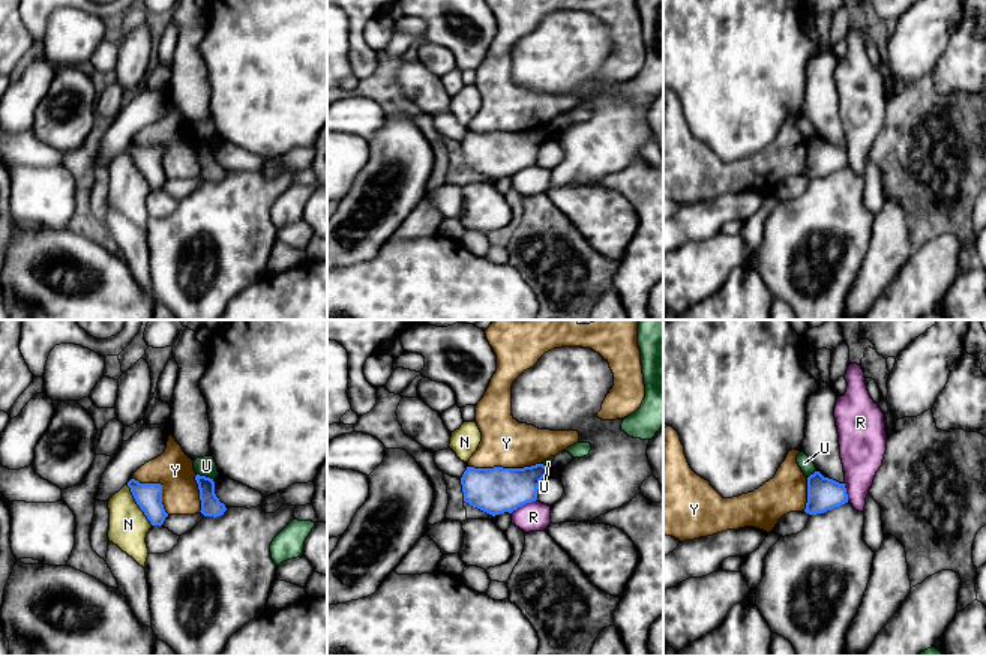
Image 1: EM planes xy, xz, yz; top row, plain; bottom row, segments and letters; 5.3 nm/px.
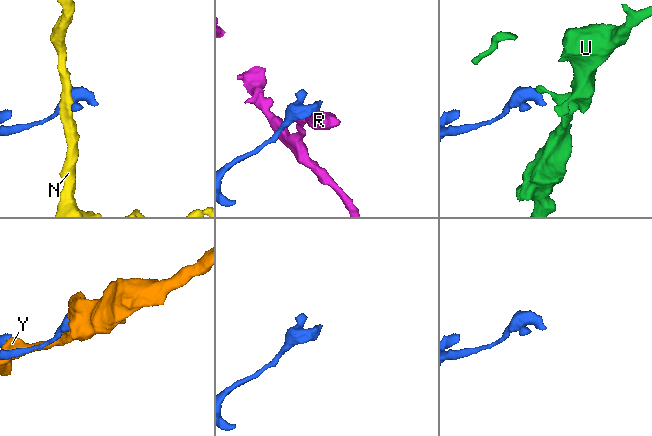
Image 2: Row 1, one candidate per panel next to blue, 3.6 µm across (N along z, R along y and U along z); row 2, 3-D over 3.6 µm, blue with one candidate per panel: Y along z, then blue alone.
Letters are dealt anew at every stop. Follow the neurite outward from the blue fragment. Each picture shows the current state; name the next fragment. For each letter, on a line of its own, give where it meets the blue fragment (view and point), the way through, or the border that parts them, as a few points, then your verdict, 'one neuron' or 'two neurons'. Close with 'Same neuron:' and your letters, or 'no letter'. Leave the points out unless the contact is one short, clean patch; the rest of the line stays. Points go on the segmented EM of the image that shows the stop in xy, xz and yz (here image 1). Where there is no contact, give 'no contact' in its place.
N: xy (137, 503) | along xy (126, 485), (135, 503), (152, 524) | two neurons
R: xz (523, 505) | along xz (536, 499), (511, 512) | two neurons
U: xy (204, 476) | along xy (197, 473), (212, 479) | two neurons
Y: xz (505, 469) | two neurons
Same neuron: no letter

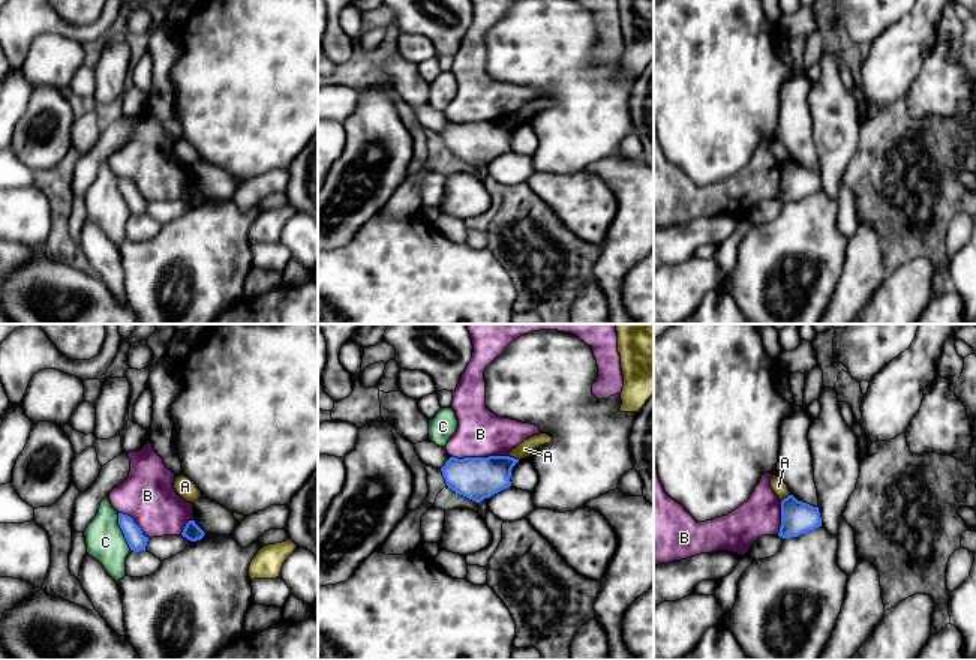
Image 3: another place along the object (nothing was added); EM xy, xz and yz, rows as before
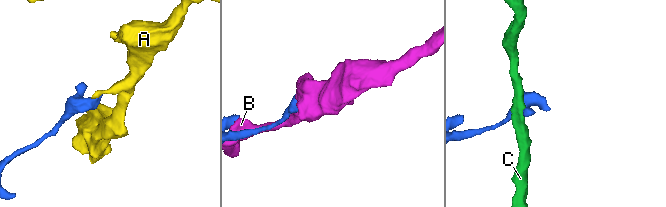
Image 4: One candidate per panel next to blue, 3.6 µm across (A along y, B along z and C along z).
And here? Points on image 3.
A: xz (513, 458) | along xz (508, 455), (519, 459) | two neurons
B: xz (480, 458) | two neurons
C: xy (123, 533) | along xy (117, 513), (117, 522), (131, 551) | two neurons
Same neuron: no letter

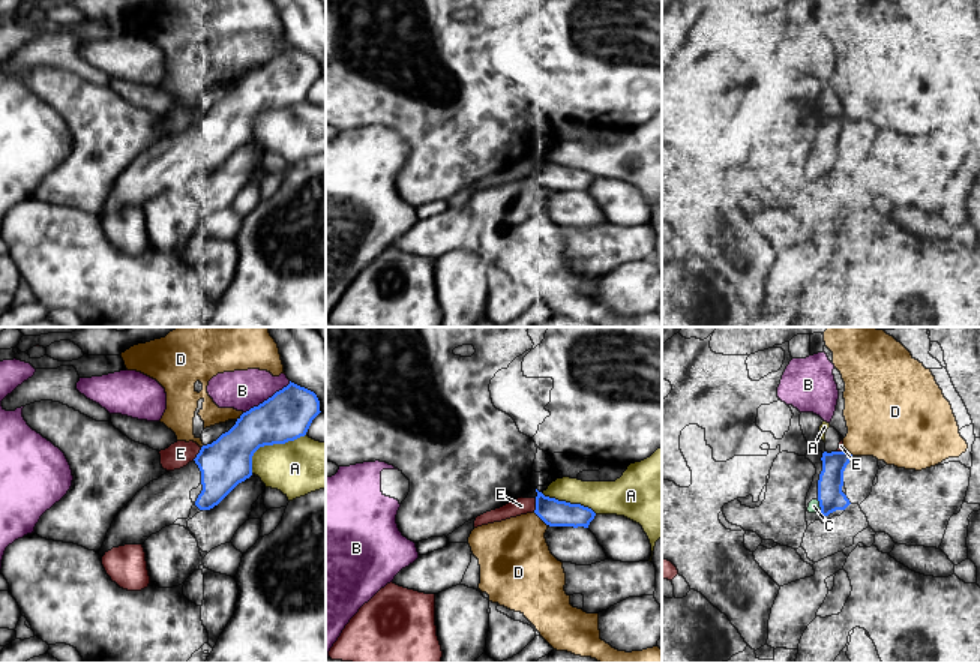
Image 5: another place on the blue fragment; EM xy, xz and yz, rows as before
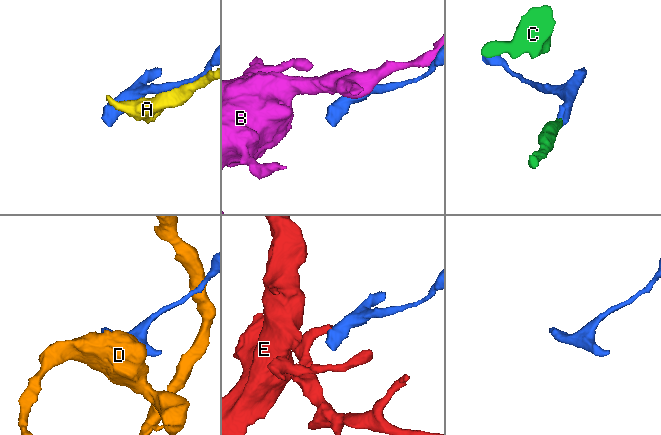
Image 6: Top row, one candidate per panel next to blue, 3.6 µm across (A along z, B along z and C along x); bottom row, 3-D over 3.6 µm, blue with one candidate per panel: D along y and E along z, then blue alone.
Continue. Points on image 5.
A: xy (269, 444) | two neurons
B: xy (267, 399) | two neurons
C: yz (820, 504) | one neuron
D: xz (541, 518) | two neurons
E: xy (198, 453) | two neurons
Same neuron: C

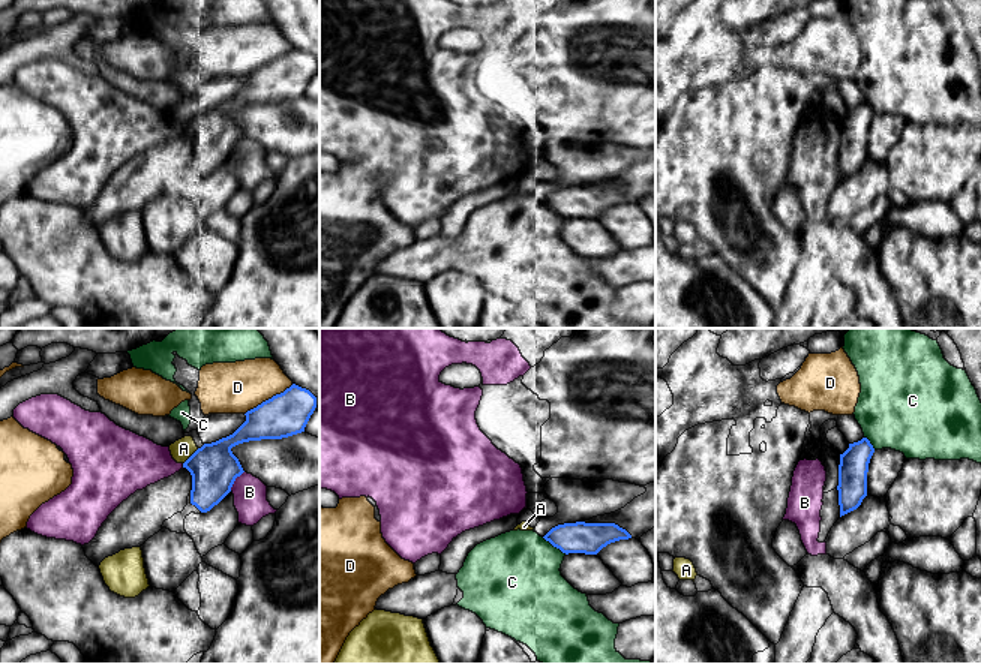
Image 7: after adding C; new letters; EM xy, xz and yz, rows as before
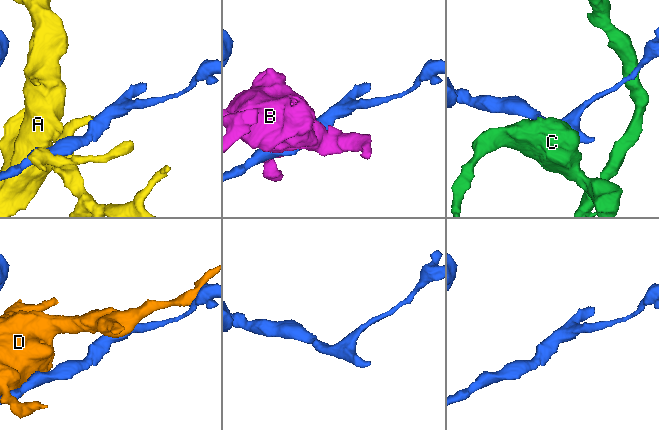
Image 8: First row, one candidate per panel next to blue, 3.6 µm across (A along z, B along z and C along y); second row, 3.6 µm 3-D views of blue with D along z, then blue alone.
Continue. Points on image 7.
A: xy (191, 456) | two neurons
B: xy (234, 480) | two neurons
C: xz (554, 546) | two neurons
D: xy (269, 399) | two neurons
Same neuron: no letter

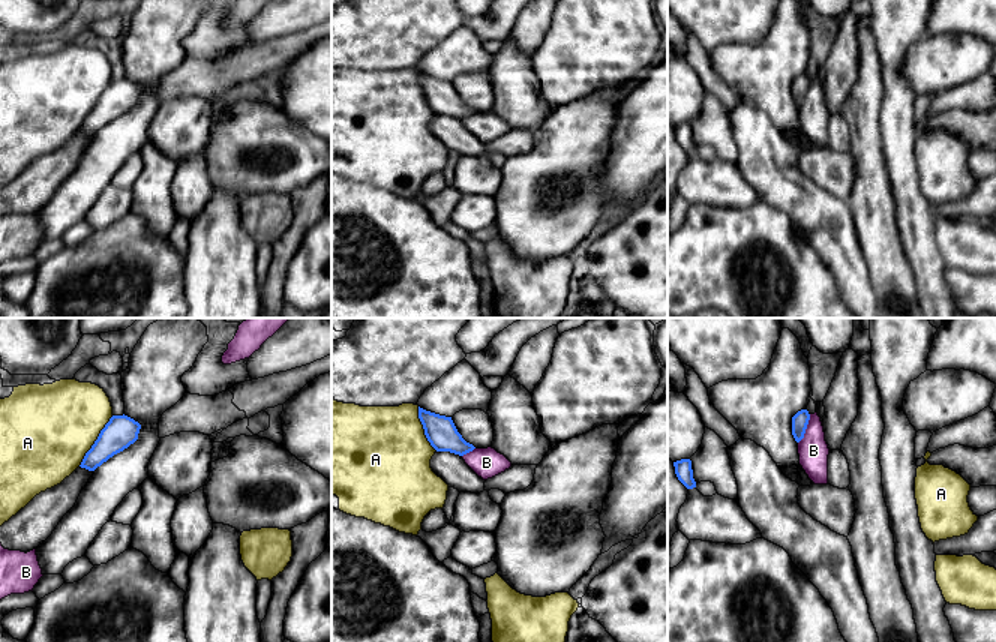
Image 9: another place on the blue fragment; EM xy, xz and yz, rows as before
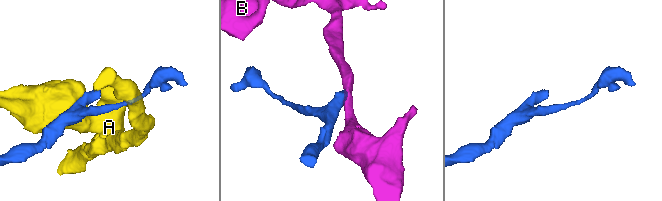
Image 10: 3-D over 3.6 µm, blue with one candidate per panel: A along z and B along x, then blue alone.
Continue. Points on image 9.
A: xy (95, 441) | two neurons
B: yz (806, 428) | two neurons
Same neuron: no letter

